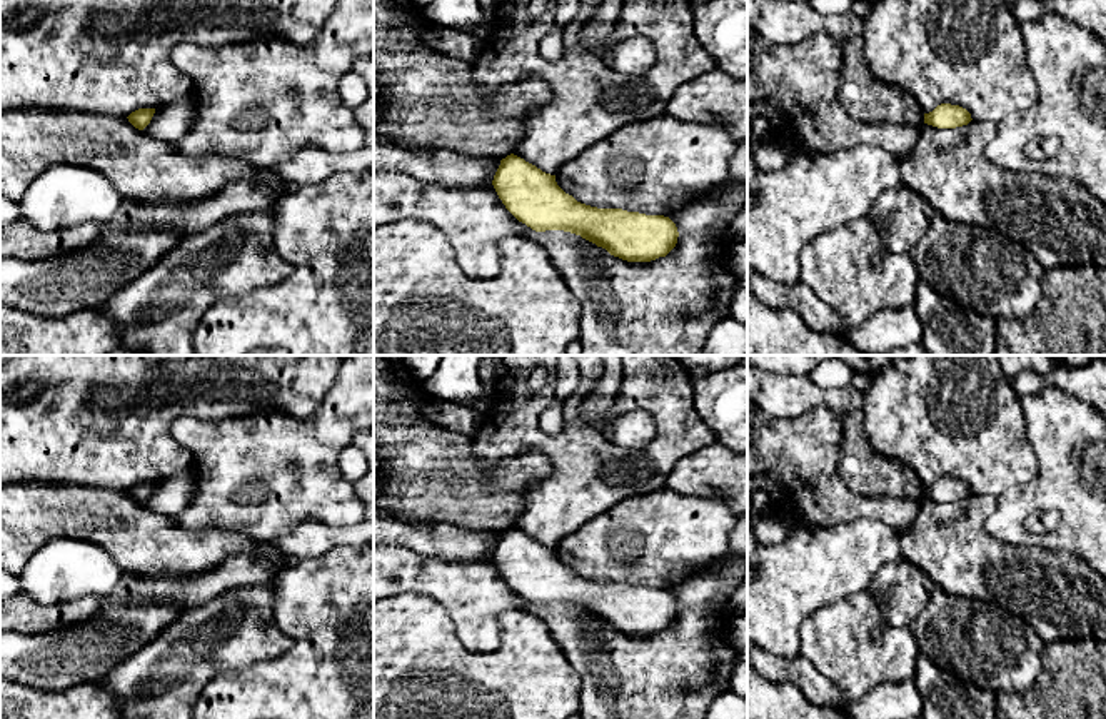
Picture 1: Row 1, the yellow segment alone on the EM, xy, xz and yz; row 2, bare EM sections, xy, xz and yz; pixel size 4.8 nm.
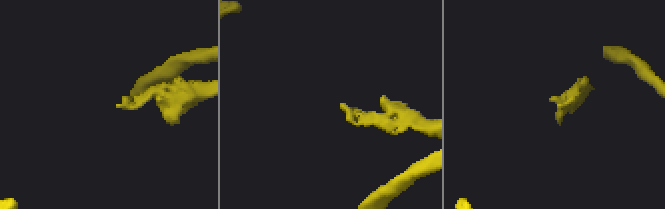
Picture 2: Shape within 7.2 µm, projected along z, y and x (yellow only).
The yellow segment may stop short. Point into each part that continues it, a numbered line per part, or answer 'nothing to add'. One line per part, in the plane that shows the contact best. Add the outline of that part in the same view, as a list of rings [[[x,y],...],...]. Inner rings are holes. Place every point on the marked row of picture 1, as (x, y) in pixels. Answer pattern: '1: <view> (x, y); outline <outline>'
nothing to add

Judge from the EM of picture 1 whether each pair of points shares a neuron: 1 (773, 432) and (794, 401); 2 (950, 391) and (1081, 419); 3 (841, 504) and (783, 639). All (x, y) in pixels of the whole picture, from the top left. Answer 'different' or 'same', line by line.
1: different
2: different
3: different

